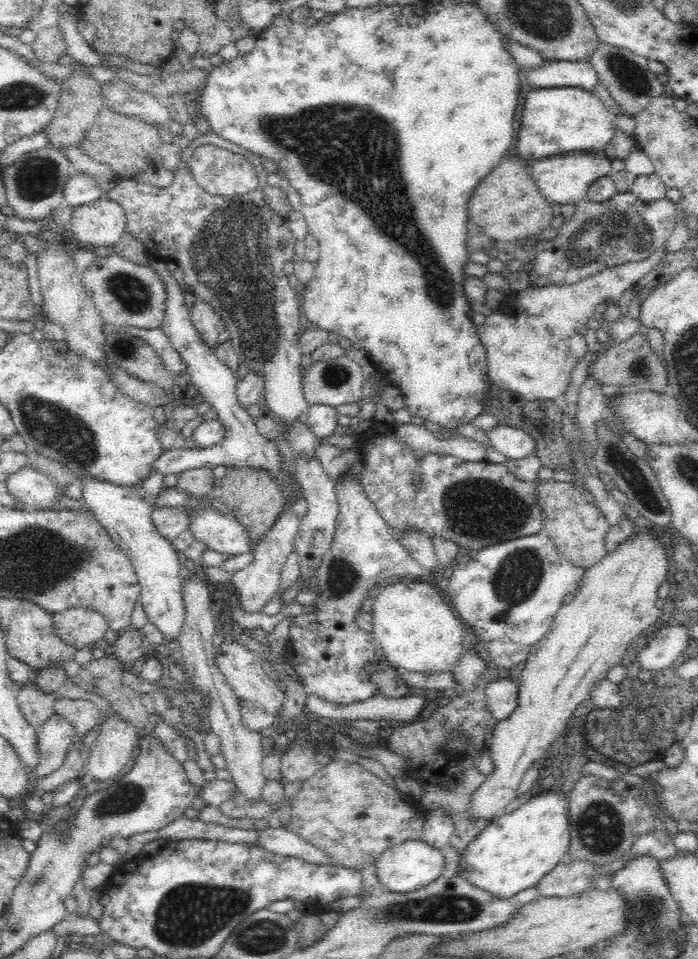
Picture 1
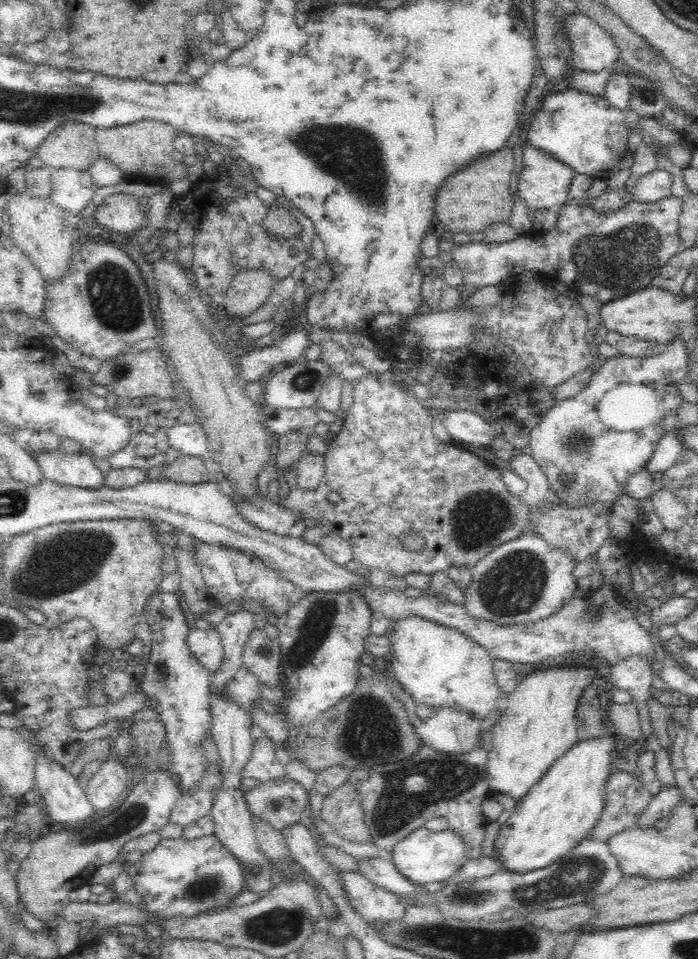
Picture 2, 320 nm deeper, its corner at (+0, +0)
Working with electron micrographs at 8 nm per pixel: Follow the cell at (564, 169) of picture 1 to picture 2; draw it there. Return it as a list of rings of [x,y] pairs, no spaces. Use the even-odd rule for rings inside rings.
[[[530,144],[523,146],[522,161],[522,170],[517,176],[516,195],[524,202],[529,212],[532,213],[540,208],[553,209],[562,206],[568,199],[568,184],[570,184],[575,171],[570,166]]]

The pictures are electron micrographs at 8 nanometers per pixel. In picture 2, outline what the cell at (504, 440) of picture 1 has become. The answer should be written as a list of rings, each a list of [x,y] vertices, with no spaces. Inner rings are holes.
[[[445,407],[435,409],[435,414],[441,414],[441,424],[450,434],[452,440],[460,443],[483,445],[499,445],[497,434],[484,417],[470,411]]]

